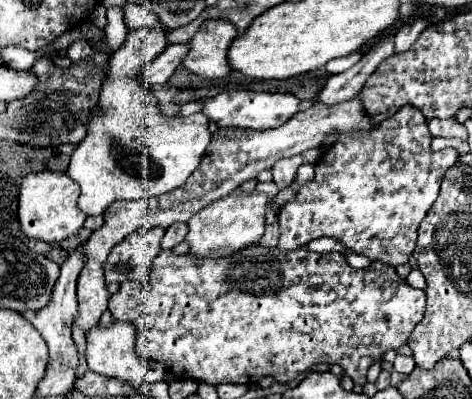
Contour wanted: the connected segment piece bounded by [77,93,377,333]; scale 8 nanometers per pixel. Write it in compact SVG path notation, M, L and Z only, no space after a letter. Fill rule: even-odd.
M357 93L357 97L351 97L349 101L341 101L341 105L321 105L315 101L307 111L295 113L285 125L263 129L263 131L251 131L251 129L217 129L211 137L209 149L205 151L205 157L201 159L201 165L193 171L189 181L171 193L165 193L161 197L153 199L137 199L137 201L115 201L105 209L105 223L101 229L93 231L91 237L81 245L85 265L77 279L77 299L79 299L79 327L81 331L89 331L97 321L101 319L103 311L107 309L107 283L103 279L103 263L109 255L109 251L123 241L129 233L141 229L141 227L163 227L167 229L171 223L187 223L193 215L197 215L203 207L209 203L219 201L221 197L233 193L241 183L255 179L261 171L271 169L275 161L293 157L299 153L305 153L309 149L317 149L325 143L329 135L341 137L363 137L369 135L377 125L365 111L365 105Z

